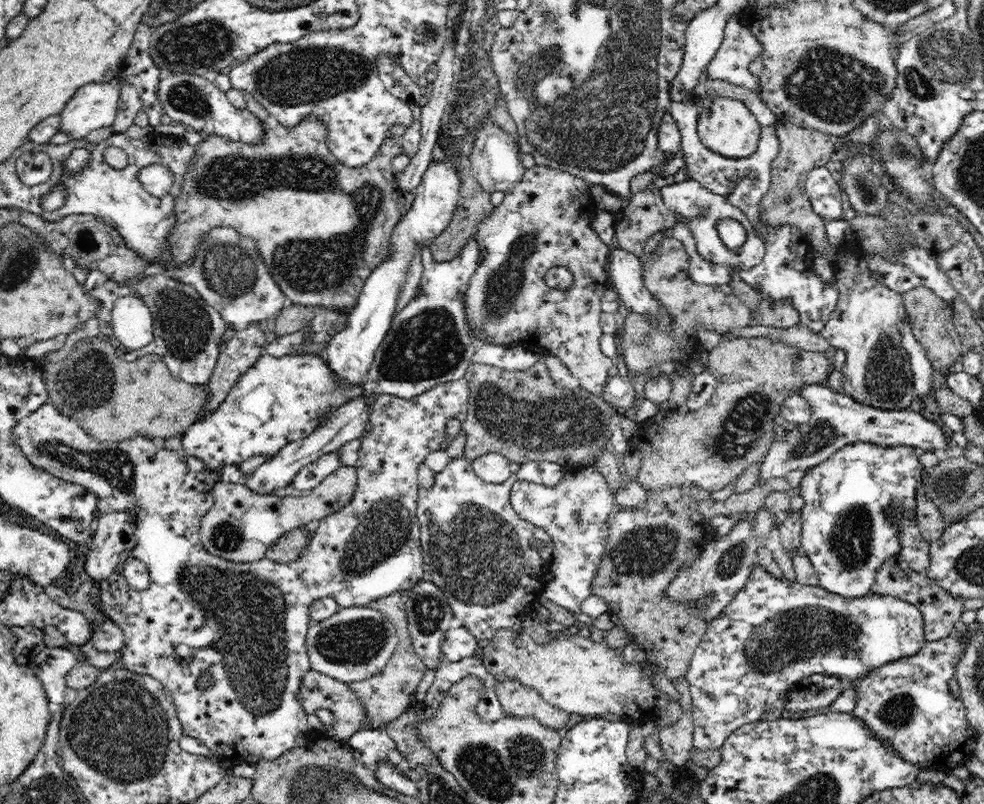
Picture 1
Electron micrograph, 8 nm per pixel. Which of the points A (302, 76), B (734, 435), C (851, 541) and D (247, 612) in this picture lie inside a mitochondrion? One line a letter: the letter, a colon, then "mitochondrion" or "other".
A: mitochondrion
B: mitochondrion
C: mitochondrion
D: mitochondrion

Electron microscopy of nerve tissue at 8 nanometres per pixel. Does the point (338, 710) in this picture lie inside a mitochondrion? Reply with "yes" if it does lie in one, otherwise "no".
no

